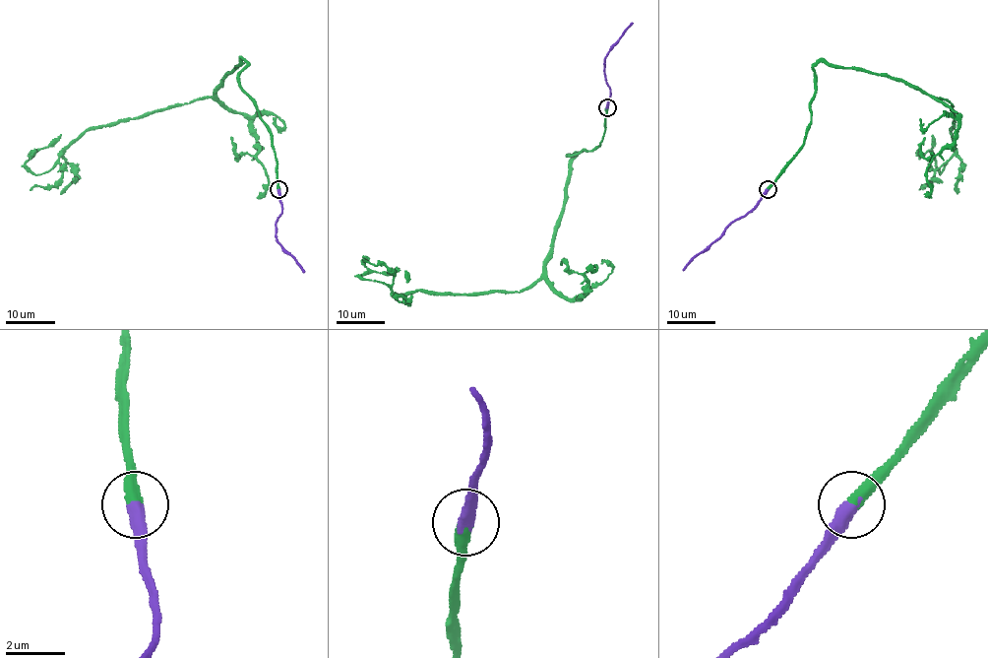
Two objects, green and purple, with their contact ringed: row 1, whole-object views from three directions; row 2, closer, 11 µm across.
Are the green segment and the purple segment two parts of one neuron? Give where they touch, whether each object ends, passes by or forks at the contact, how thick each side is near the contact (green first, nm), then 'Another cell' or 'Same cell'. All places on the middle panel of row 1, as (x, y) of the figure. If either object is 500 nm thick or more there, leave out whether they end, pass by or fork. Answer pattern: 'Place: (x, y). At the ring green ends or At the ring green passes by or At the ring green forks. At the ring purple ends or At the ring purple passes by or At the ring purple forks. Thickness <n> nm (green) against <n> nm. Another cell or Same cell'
Place: (607, 107). At the ring green ends. At the ring purple ends. Thickness 440 nm (green) against 480 nm. Same cell

